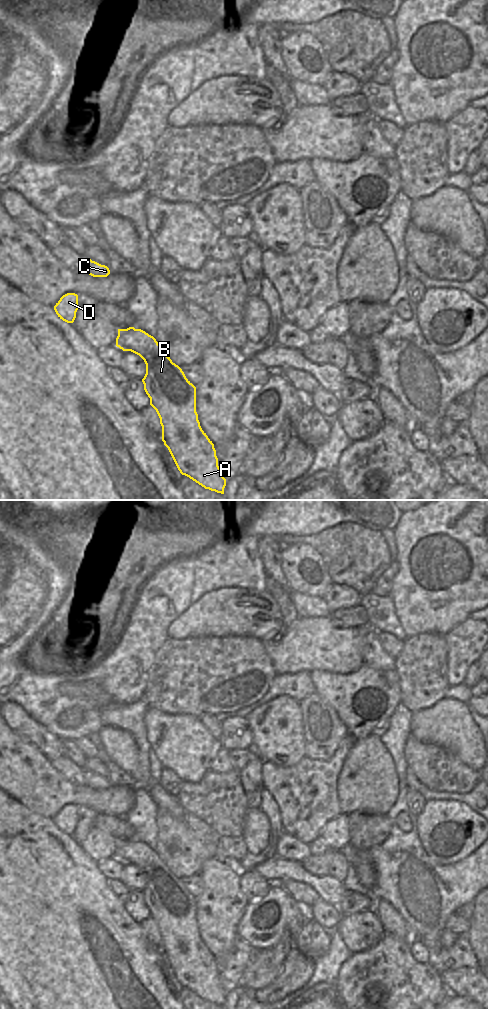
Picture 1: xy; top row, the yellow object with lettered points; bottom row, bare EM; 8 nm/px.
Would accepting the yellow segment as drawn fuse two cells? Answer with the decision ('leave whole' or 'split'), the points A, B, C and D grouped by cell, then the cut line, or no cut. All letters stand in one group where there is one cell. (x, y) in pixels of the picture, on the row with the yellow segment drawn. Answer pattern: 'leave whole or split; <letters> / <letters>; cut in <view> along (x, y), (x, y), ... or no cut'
split; A B D / C; cut in xy along (92, 261), (88, 264), (87, 272)

